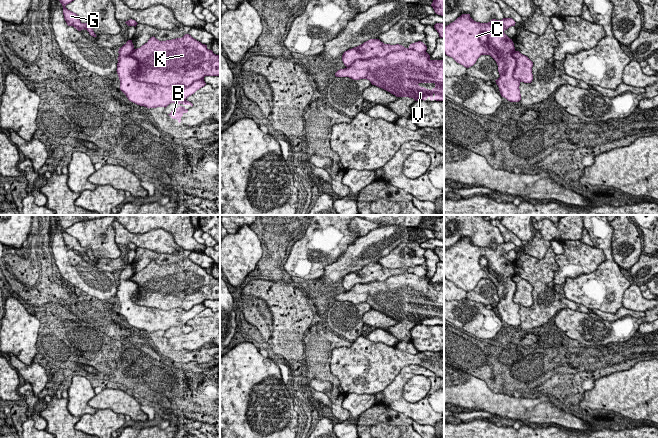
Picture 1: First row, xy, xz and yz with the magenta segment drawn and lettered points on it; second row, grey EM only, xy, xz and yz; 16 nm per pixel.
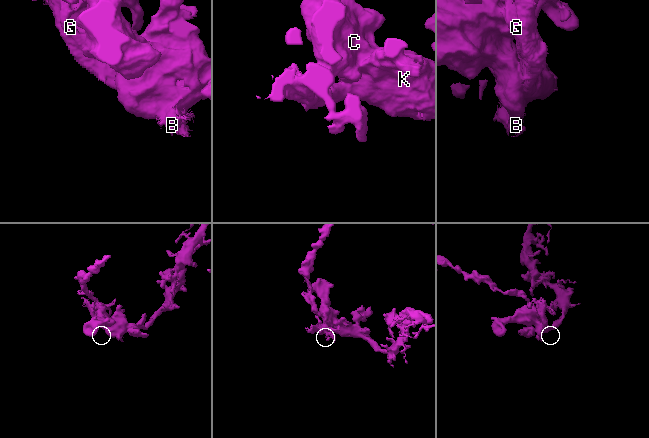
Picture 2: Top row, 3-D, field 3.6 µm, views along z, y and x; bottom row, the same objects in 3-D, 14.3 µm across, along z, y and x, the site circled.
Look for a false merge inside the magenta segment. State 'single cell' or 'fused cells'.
fused cells

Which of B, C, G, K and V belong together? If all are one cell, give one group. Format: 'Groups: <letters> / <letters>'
Groups: B C / G K V

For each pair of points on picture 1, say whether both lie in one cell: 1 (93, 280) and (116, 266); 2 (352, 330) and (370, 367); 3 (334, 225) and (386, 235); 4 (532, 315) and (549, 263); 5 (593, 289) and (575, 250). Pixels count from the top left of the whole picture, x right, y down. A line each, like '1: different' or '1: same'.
1: different
2: different
3: different
4: same
5: different

